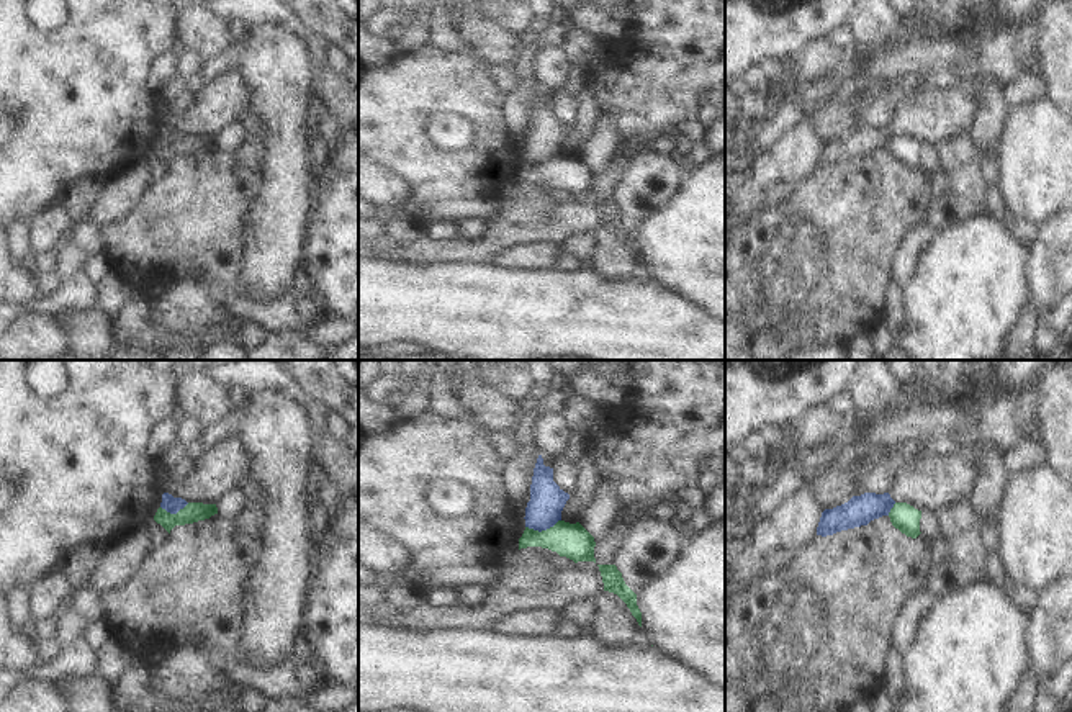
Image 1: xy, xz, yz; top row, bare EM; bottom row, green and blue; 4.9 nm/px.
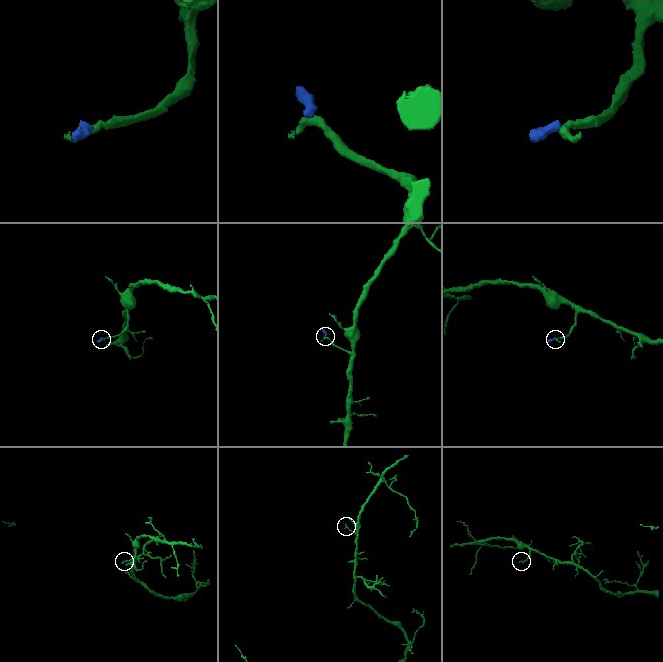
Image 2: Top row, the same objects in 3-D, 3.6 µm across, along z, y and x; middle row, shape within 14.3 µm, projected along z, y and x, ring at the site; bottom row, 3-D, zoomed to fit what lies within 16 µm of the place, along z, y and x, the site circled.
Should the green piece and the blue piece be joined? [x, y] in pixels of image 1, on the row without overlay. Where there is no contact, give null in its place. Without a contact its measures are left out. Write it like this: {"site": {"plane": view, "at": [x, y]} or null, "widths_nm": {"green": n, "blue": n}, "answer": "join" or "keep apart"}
{"site": {"plane": "xz", "at": [542, 164]}, "widths_nm": {"green": 170, "blue": 170}, "answer": "keep apart"}

